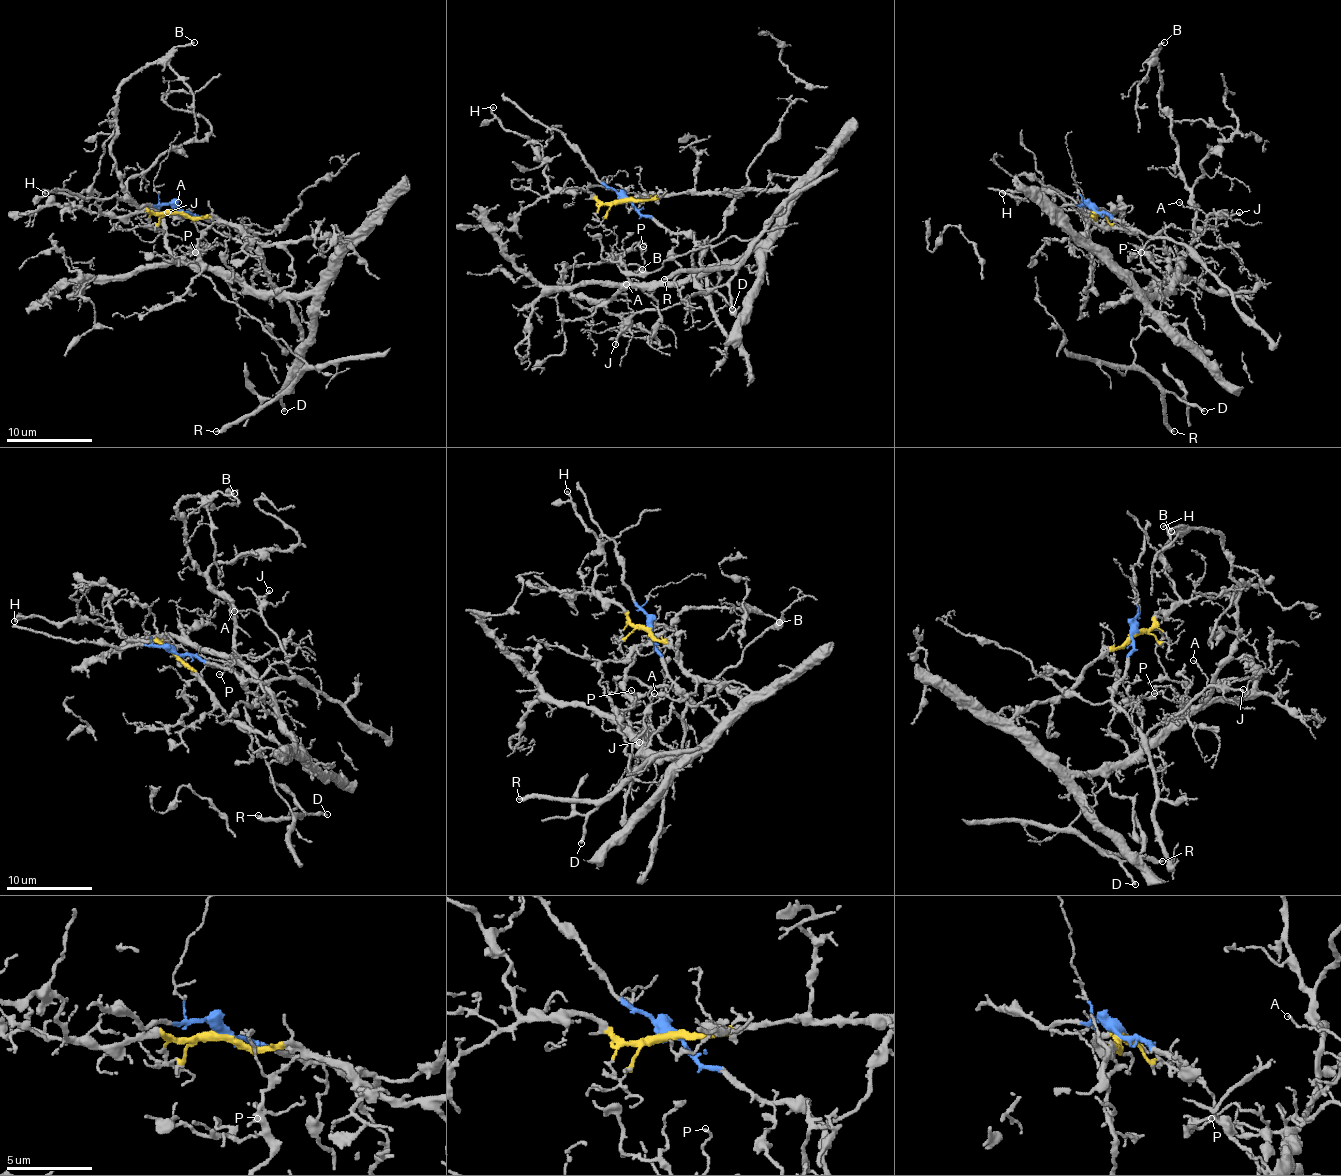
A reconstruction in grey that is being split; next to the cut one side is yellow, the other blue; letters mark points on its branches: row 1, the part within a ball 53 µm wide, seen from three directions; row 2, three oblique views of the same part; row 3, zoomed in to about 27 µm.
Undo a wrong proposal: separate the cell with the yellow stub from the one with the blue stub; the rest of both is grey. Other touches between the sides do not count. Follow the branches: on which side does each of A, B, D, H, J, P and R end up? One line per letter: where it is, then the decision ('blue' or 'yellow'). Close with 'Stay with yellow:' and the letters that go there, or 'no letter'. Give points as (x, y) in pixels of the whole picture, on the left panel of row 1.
A: (178, 202) | blue
B: (194, 42) | yellow
D: (284, 411) | yellow
H: (45, 193) | yellow
J: (167, 212) | blue
P: (195, 252) | yellow
R: (216, 431) | yellow
Stay with yellow: B, D, H, P, R

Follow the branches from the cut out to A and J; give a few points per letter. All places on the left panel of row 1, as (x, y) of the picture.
A: (177, 210), (226, 227), (239, 227), (252, 233), (259, 244), (248, 248), (186, 216), (177, 208), (177, 201)
J: (177, 210), (226, 227), (239, 227), (252, 233), (259, 244), (248, 248), (188, 216), (166, 212)

